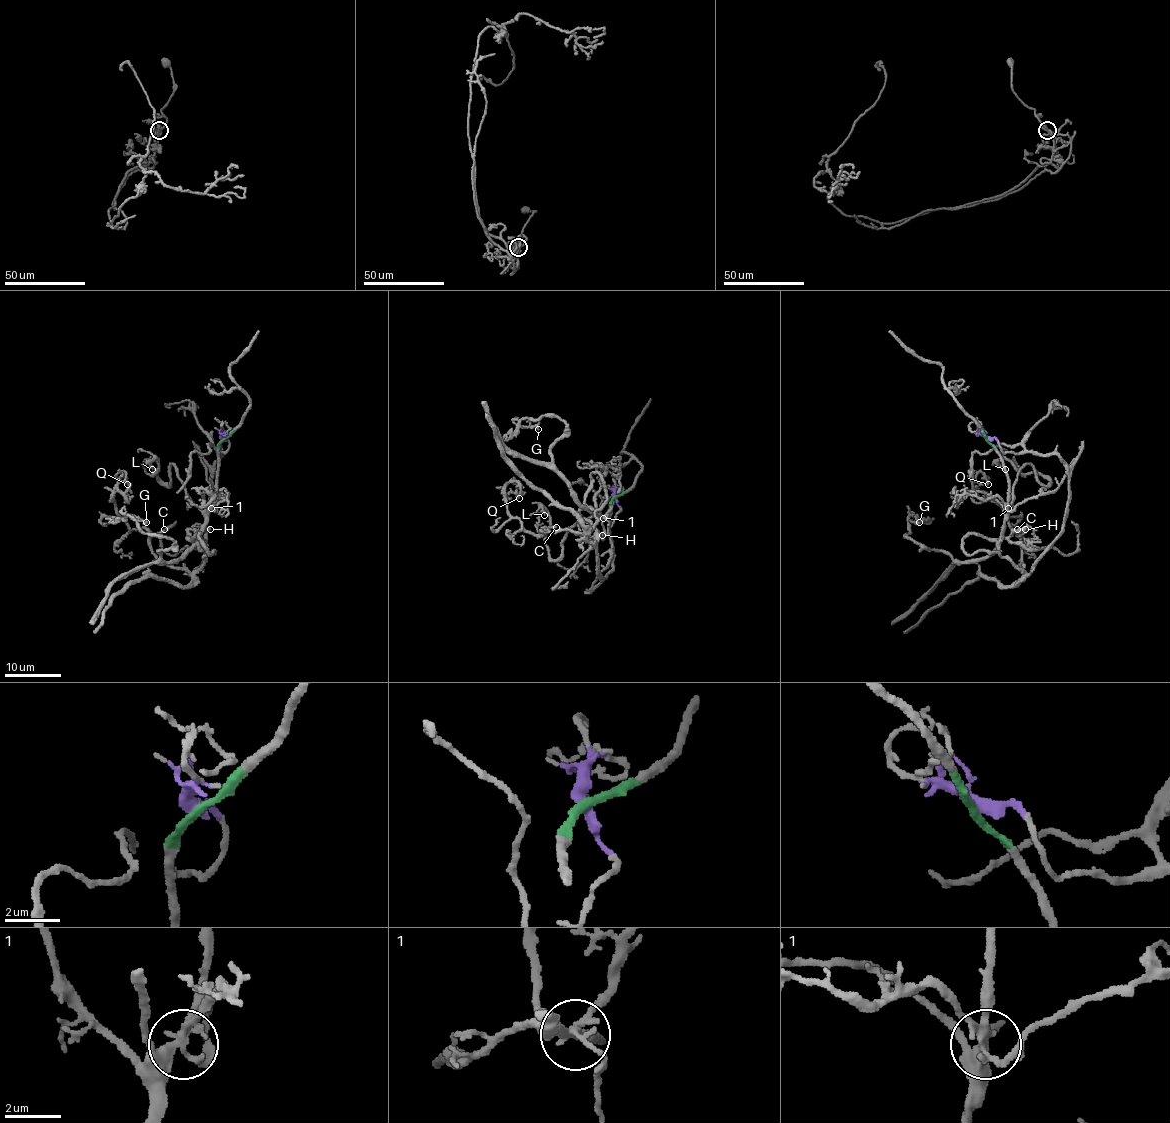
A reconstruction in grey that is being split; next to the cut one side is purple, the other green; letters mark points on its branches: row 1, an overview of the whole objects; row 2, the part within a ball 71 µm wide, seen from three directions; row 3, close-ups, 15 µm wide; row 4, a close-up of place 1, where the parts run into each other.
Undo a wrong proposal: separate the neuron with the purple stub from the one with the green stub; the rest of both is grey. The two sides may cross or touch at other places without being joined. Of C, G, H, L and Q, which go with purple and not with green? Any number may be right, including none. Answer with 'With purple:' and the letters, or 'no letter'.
With purple: C, H, Q

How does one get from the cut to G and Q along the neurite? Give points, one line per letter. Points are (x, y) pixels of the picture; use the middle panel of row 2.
G: (615, 497), (608, 518), (587, 511), (554, 465), (550, 451), (566, 426), (557, 417), (529, 419), (539, 428)
Q: (614, 497), (621, 509), (603, 579), (594, 546), (577, 532), (529, 533), (508, 511), (508, 484), (519, 498)

